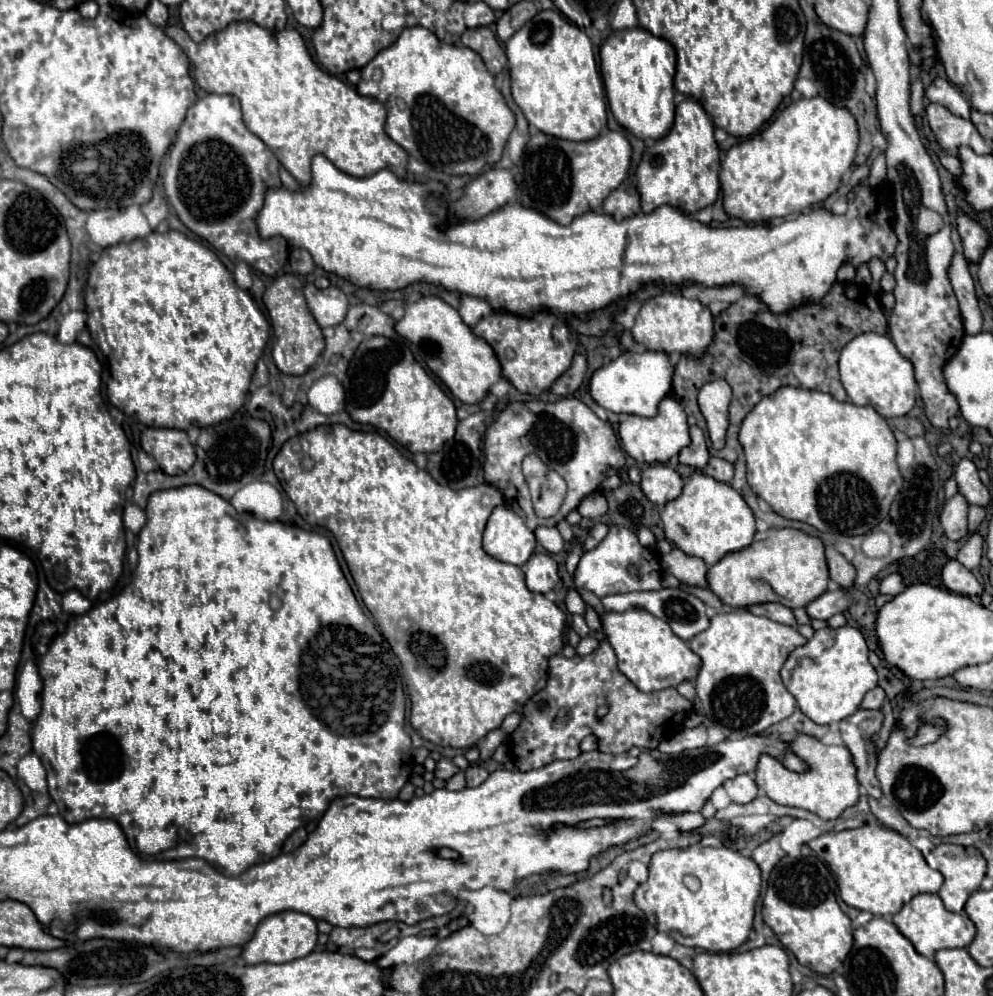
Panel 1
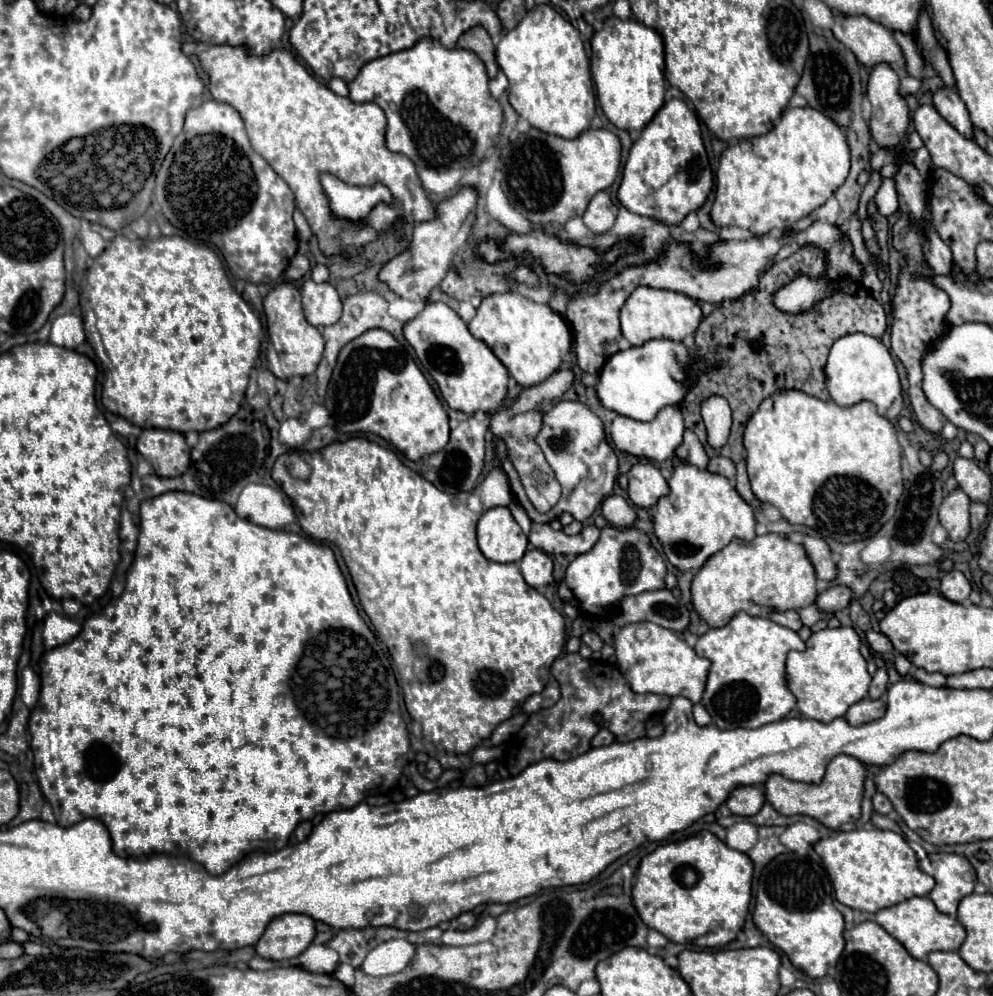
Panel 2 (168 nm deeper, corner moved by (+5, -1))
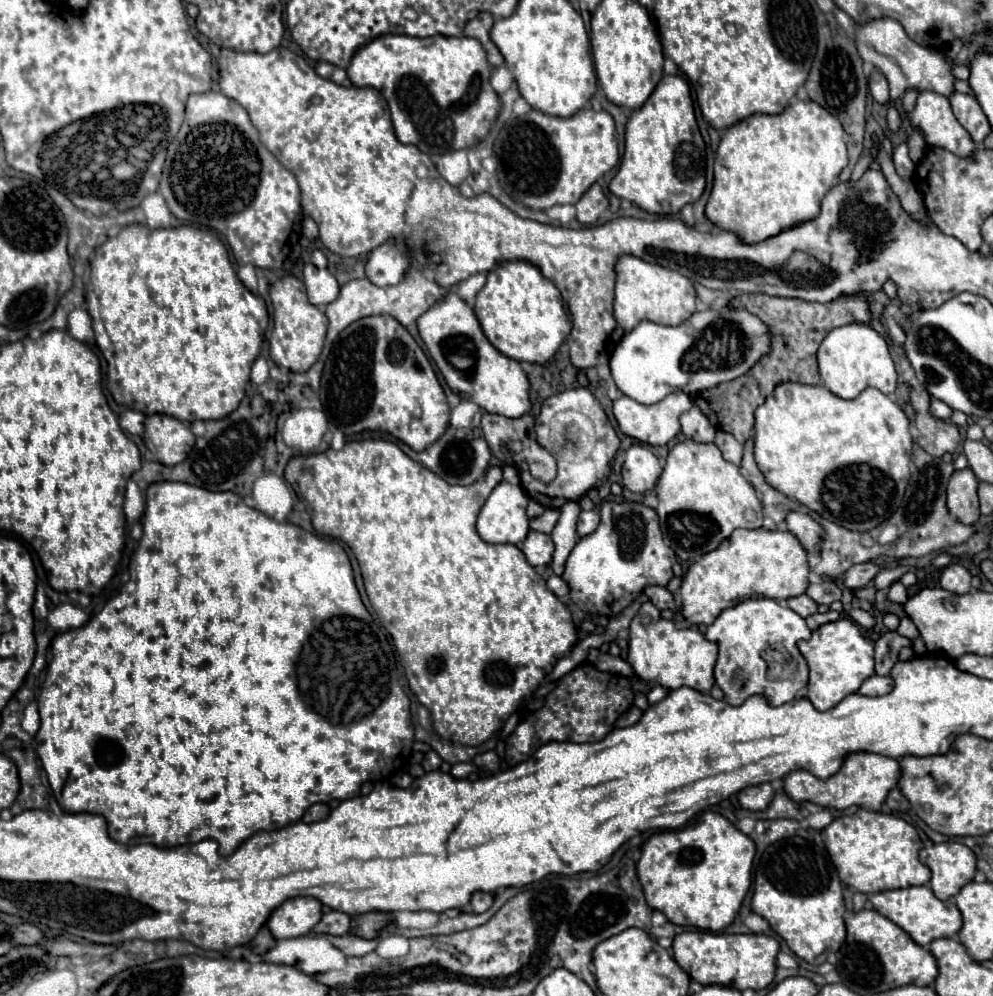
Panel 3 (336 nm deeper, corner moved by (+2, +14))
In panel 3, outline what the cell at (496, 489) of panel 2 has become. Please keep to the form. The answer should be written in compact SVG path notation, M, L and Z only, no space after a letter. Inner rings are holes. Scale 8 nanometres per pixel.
M366 439L366 441L350 441L350 443L346 443L346 447L342 451L328 449L324 453L316 453L316 455L294 457L288 463L284 475L286 475L286 481L292 485L292 489L296 491L300 501L306 505L316 533L328 535L334 539L342 539L354 551L375 615L384 629L392 635L394 647L402 659L404 673L410 683L410 689L414 691L418 701L430 711L434 731L440 737L446 737L446 739L450 737L450 741L456 741L460 745L484 743L492 733L496 733L506 723L506 719L516 711L516 707L520 705L522 699L534 695L534 691L540 687L540 683L546 679L546 675L554 669L556 661L562 659L566 655L566 651L570 651L576 645L578 631L576 631L576 625L572 623L570 611L566 609L566 605L562 605L558 601L558 597L552 591L548 591L546 581L526 561L524 553L516 545L490 545L490 543L482 541L480 535L476 533L476 517L478 517L484 501L492 493L492 489L502 481L500 467L490 467L486 473L486 479L478 481L476 485L468 485L468 487L448 485L444 479L436 477L430 469L412 461L396 443L384 441L384 439Z

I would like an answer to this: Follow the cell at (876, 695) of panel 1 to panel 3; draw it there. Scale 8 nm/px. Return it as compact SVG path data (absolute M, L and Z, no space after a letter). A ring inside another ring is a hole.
M896 631L884 633L874 643L874 651L876 651L876 673L878 675L888 675L890 669L894 667L894 663L898 661L900 649L902 647L911 647L912 645L912 640L898 635Z

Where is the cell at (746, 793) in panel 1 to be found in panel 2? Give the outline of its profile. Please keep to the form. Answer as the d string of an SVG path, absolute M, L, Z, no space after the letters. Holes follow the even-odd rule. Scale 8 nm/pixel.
M737 786L727 798L727 806L737 816L753 816L763 806L765 796L761 786Z

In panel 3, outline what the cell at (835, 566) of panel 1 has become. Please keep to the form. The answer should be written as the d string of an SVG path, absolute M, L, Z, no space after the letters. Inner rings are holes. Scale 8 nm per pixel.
M796 511L788 513L786 515L786 525L788 525L788 531L792 535L796 535L796 539L802 543L804 549L808 549L808 545L812 545L812 541L820 541L822 525L816 523L806 513L796 513Z

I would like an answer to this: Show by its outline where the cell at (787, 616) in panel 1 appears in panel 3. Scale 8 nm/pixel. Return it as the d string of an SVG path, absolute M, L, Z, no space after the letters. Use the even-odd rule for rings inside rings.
M798 595L798 597L792 597L786 601L786 605L796 611L800 617L808 617L812 613L818 611L818 603L814 603L808 595Z

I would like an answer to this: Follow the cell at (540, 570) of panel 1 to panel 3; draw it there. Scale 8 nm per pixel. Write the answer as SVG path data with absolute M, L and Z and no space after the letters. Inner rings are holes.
M530 531L528 537L524 539L522 551L524 551L524 555L526 555L530 565L534 565L534 567L548 565L552 561L554 543L552 543L550 535L540 533L540 531Z

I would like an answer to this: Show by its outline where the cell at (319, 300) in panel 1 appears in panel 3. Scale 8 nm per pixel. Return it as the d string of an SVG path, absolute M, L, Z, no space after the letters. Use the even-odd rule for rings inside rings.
M312 263L304 265L304 287L312 305L328 305L340 295L336 277L328 269L318 269Z

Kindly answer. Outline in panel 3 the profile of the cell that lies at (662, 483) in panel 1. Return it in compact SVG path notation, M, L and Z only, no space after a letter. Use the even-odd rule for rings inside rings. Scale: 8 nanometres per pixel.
M632 445L626 451L622 465L622 485L634 493L652 491L662 473L658 457L642 445Z

